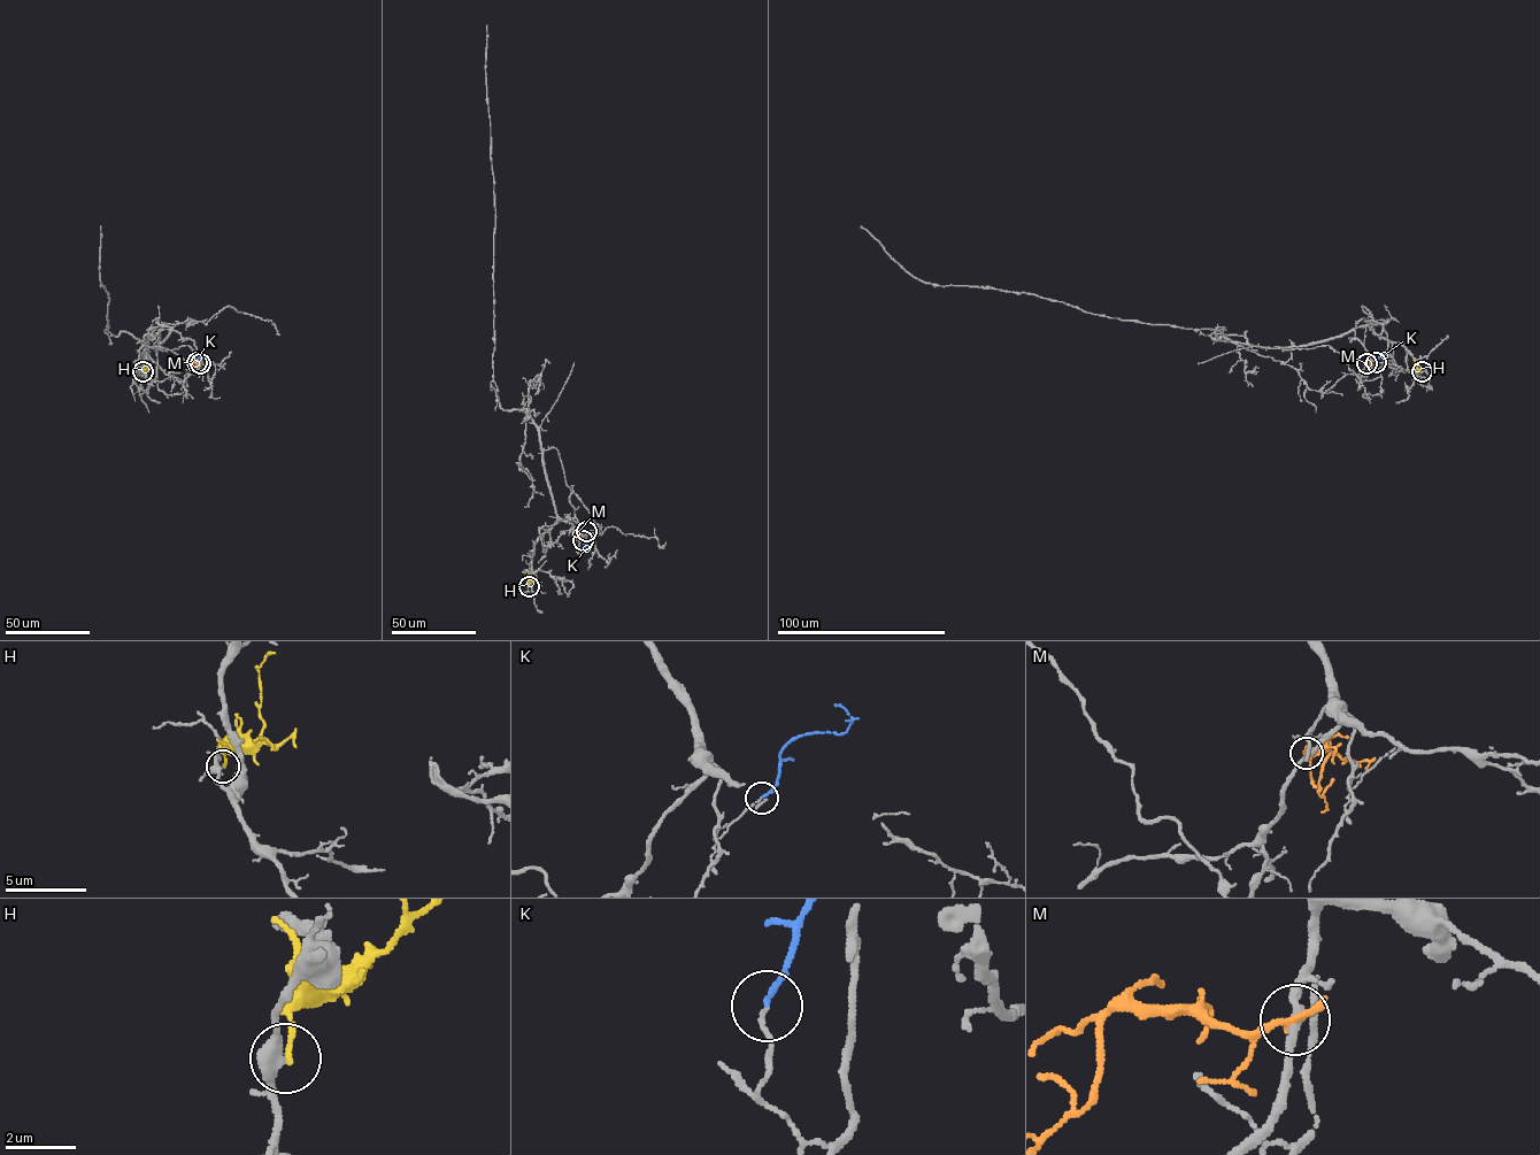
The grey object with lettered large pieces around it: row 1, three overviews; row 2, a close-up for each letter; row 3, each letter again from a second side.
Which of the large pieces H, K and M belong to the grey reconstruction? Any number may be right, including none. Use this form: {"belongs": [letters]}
{"belongs": []}

